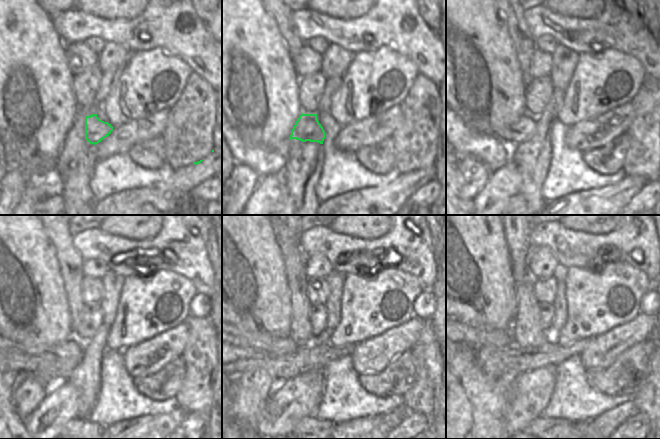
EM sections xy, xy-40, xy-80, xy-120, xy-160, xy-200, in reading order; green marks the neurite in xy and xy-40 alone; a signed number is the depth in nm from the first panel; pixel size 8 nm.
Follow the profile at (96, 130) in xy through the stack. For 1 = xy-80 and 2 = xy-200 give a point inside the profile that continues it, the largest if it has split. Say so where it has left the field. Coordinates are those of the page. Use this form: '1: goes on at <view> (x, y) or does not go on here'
1: goes on at xy-80 (523, 129)
2: goes on at xy-200 (500, 338)

